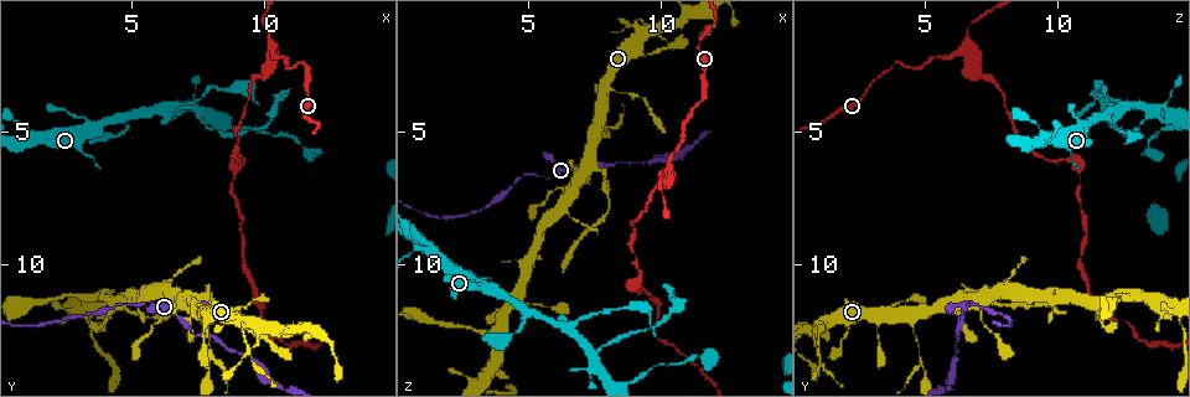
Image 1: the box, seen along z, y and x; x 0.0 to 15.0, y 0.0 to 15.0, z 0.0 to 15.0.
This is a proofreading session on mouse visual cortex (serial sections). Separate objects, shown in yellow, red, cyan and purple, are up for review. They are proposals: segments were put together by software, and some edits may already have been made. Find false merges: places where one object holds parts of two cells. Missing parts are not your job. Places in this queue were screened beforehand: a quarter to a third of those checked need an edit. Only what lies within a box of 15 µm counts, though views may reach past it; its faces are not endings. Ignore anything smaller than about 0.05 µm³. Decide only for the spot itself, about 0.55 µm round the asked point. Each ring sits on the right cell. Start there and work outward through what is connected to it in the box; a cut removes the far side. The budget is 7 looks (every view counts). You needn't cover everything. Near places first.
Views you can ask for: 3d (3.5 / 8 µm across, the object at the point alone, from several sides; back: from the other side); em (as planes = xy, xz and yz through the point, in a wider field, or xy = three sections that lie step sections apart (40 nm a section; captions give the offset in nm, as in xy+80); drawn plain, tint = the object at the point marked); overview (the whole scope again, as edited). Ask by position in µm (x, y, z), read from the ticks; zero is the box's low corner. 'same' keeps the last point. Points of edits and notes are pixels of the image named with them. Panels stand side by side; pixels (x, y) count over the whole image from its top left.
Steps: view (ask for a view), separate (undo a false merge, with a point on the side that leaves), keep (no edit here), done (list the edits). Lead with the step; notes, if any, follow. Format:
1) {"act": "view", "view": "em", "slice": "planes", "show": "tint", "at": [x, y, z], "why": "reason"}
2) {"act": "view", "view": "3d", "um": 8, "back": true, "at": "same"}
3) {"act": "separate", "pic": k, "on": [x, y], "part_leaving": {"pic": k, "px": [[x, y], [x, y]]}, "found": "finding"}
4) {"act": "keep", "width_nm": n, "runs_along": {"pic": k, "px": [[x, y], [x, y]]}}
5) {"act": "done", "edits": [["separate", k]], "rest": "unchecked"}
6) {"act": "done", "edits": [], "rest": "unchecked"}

{"act": "view", "view": "3d", "um": 8, "at": [10.3, 2.0, 6.5], "why": "three arms meet"}

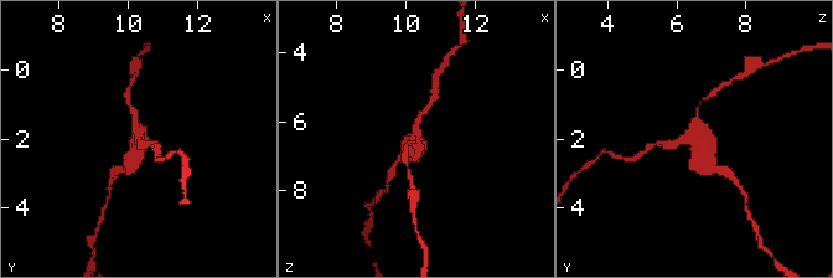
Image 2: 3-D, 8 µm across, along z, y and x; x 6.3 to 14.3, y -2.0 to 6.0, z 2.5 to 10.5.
{"act": "view", "view": "3d", "um": 3.5, "at": [10.3, 1.8, 6.5]}

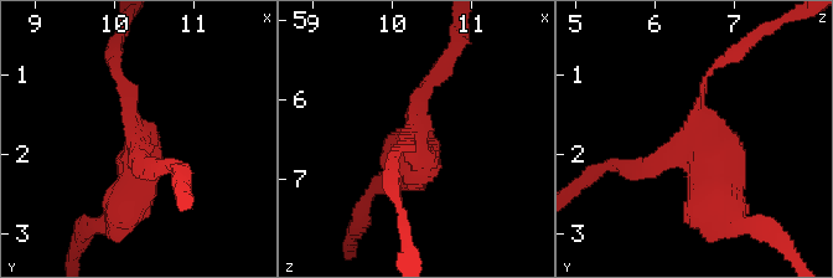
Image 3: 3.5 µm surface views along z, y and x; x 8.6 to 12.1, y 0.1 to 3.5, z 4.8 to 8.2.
{"act": "view", "view": "em", "slice": "xy", "step": 5, "show": "tint", "at": [10.25, 1.90, 6.55], "arms": 3, "arm_widths_nm": [150, 200, 500], "why": "now the EM"}

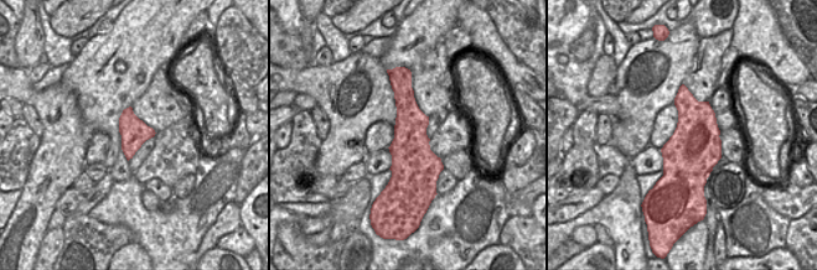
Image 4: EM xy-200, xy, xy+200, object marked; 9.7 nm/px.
{"act": "keep", "width_nm": 400, "runs_along": {"pic": 3, "px": [[627, 165], [700, 147], [731, 215]]}, "found": "one cell here"}

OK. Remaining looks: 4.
{"act": "view", "view": "3d", "um": 3.5, "at": [7.0, 12.0, 6.4], "why": "sharp bend"}

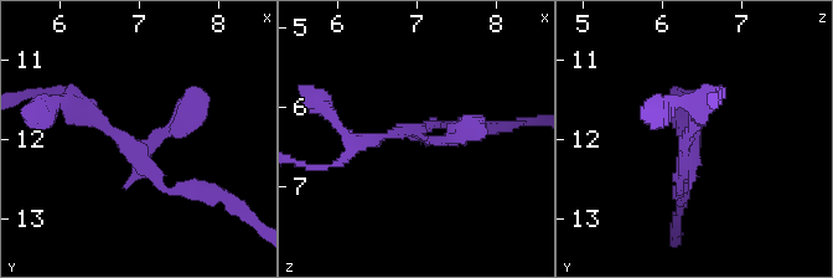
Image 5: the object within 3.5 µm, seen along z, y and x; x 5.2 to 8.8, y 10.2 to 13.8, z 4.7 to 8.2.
{"act": "view", "view": "em", "slice": "xy", "step": 2, "show": "tint", "at": [7.10, 12.05, 6.45]}

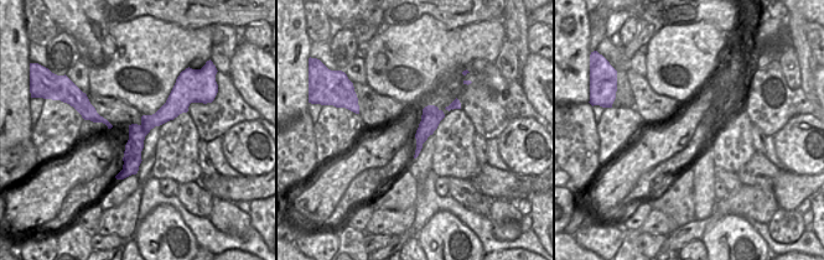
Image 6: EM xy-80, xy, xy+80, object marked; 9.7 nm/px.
{"act": "separate", "pic": 5, "on": [181, 125], "part_leaving": {"pic": 5, "px": [[149, 144], [195, 106], [198, 91]]}, "found": "a second cell is stuck on"}

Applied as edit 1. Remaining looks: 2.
{"act": "view", "view": "3d", "um": 3.5, "at": [7.9, 4.8, 13.1], "why": "narrows sharply"}

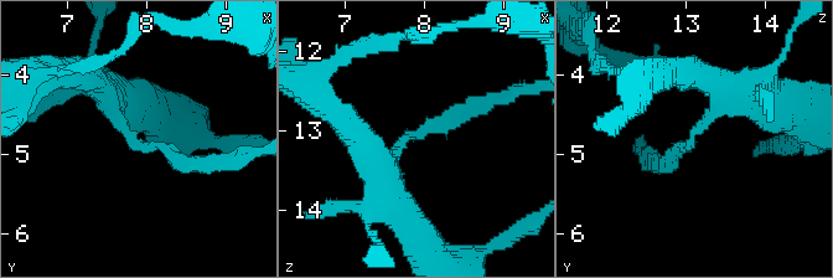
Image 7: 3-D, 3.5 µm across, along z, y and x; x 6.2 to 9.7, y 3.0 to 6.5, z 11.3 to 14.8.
{"act": "view", "view": "em", "slice": "planes", "show": "tint", "at": [7.90, 4.85, 13.05], "arm_widths_nm": [200, 350]}

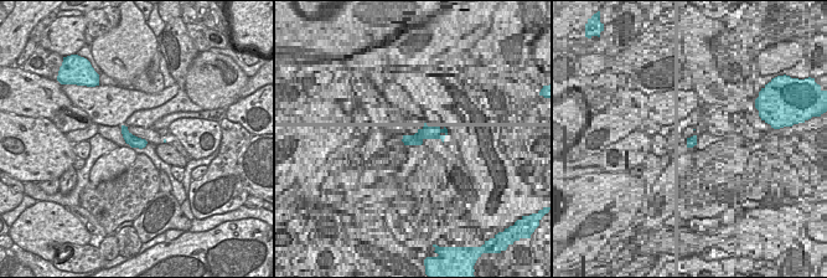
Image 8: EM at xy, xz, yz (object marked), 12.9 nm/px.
{"act": "keep", "runs_along": {"pic": 7, "px": [[96, 83], [138, 144], [202, 163]]}, "found": "continuous, no second cell"}

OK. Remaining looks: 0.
{"act": "done", "edits": [["separate", 5]], "rest": "unchecked"}

